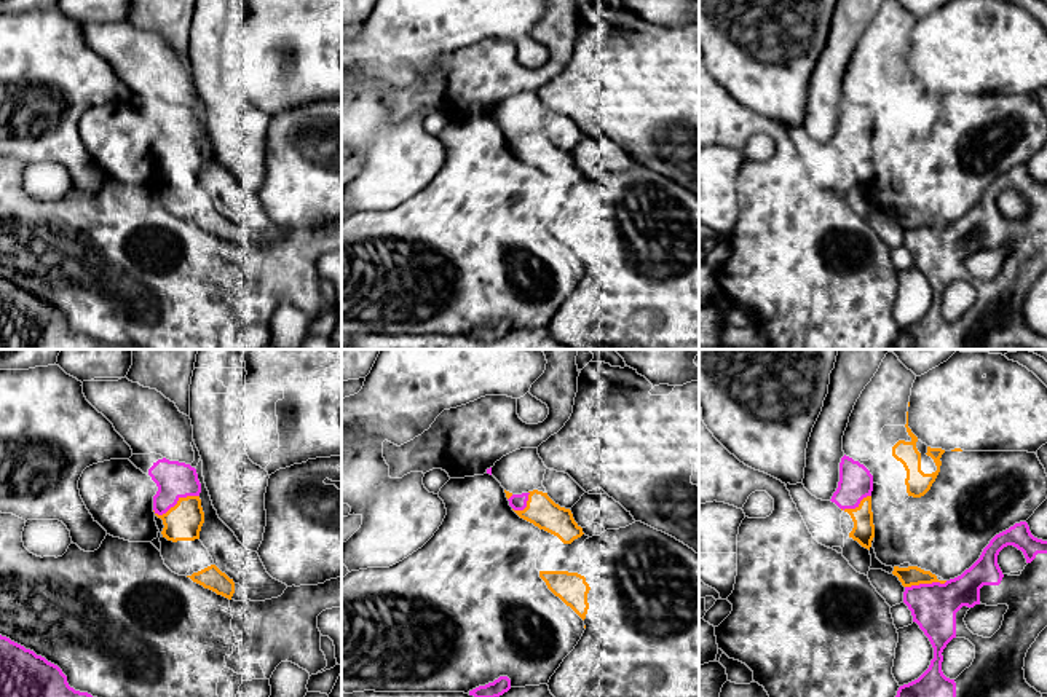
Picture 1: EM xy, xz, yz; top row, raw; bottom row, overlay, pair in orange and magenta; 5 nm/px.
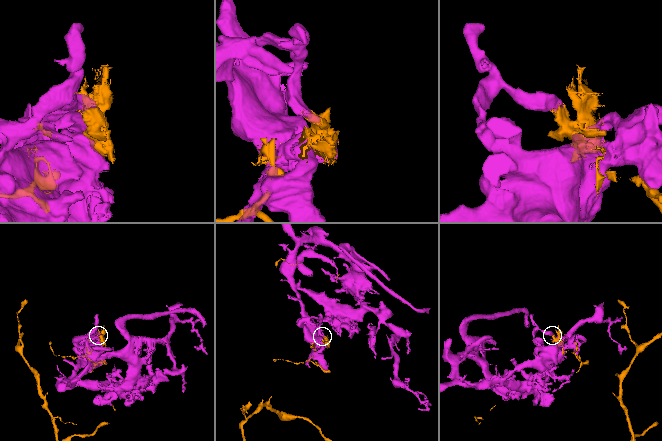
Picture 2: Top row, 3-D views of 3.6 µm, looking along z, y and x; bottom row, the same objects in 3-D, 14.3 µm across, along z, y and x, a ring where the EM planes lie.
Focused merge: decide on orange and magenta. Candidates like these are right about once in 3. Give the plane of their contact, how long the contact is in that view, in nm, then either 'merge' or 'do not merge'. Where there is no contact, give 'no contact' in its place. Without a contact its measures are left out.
contact in xy; length 240 nm; do not merge

